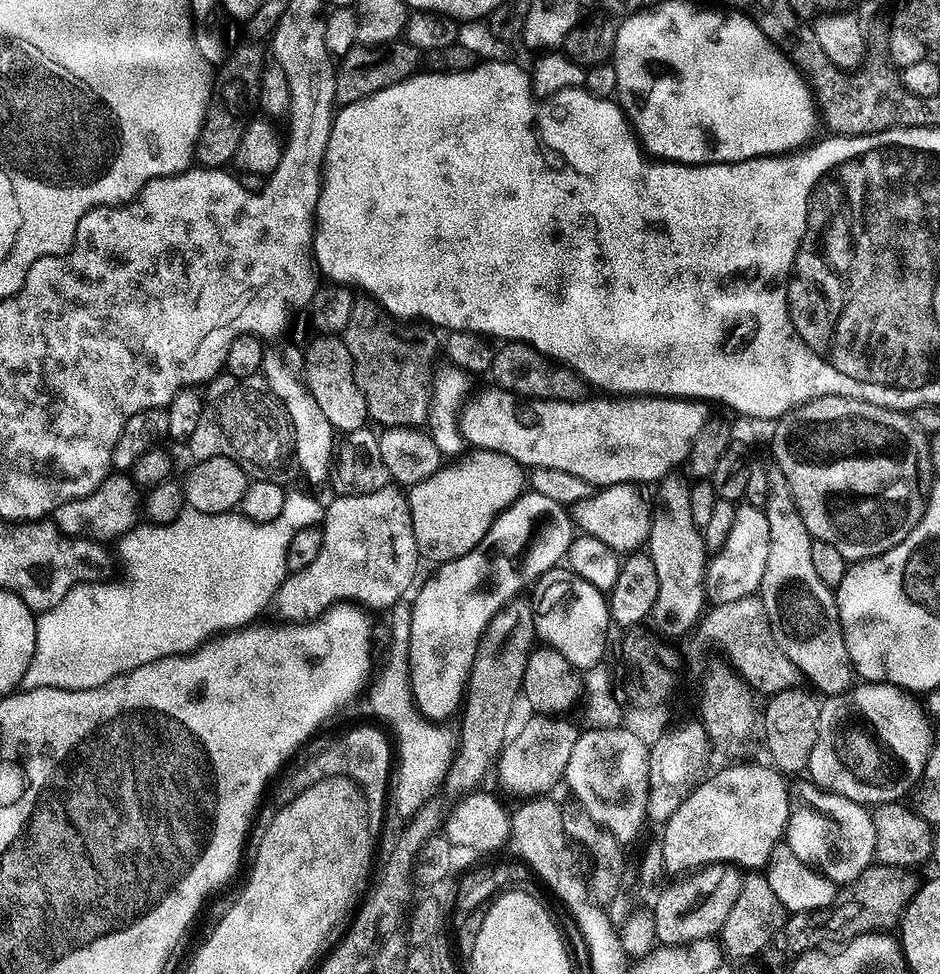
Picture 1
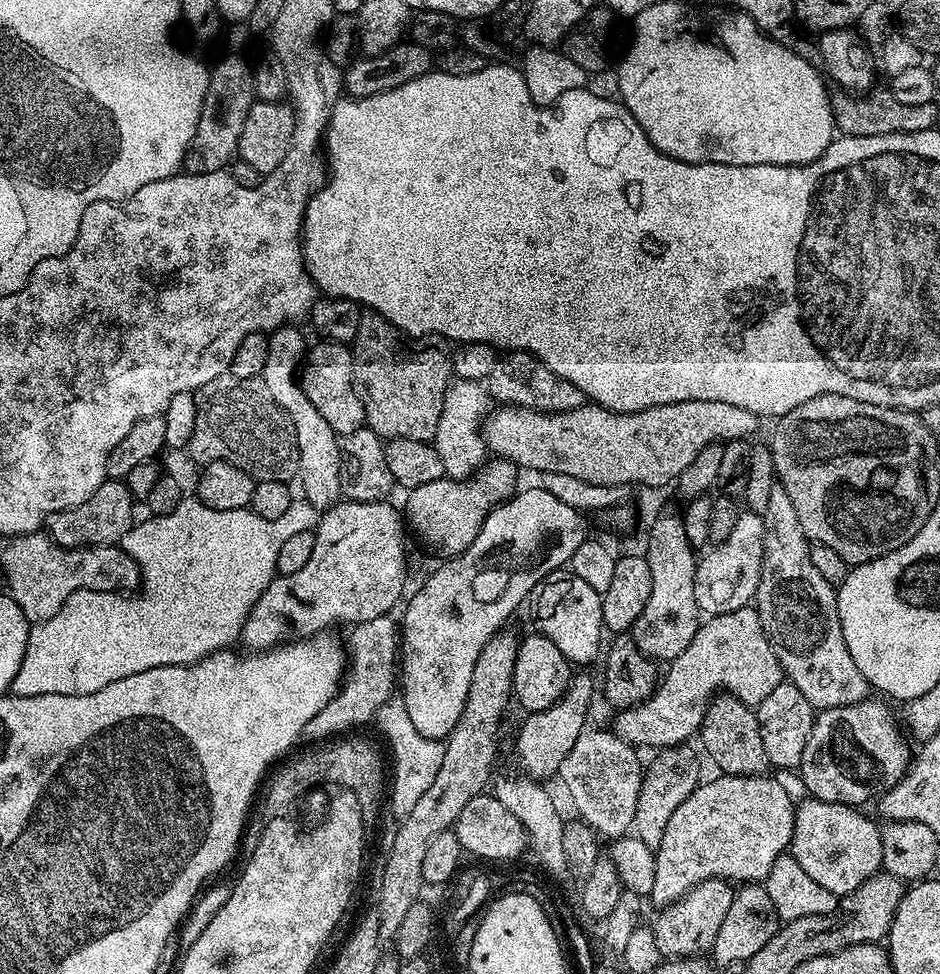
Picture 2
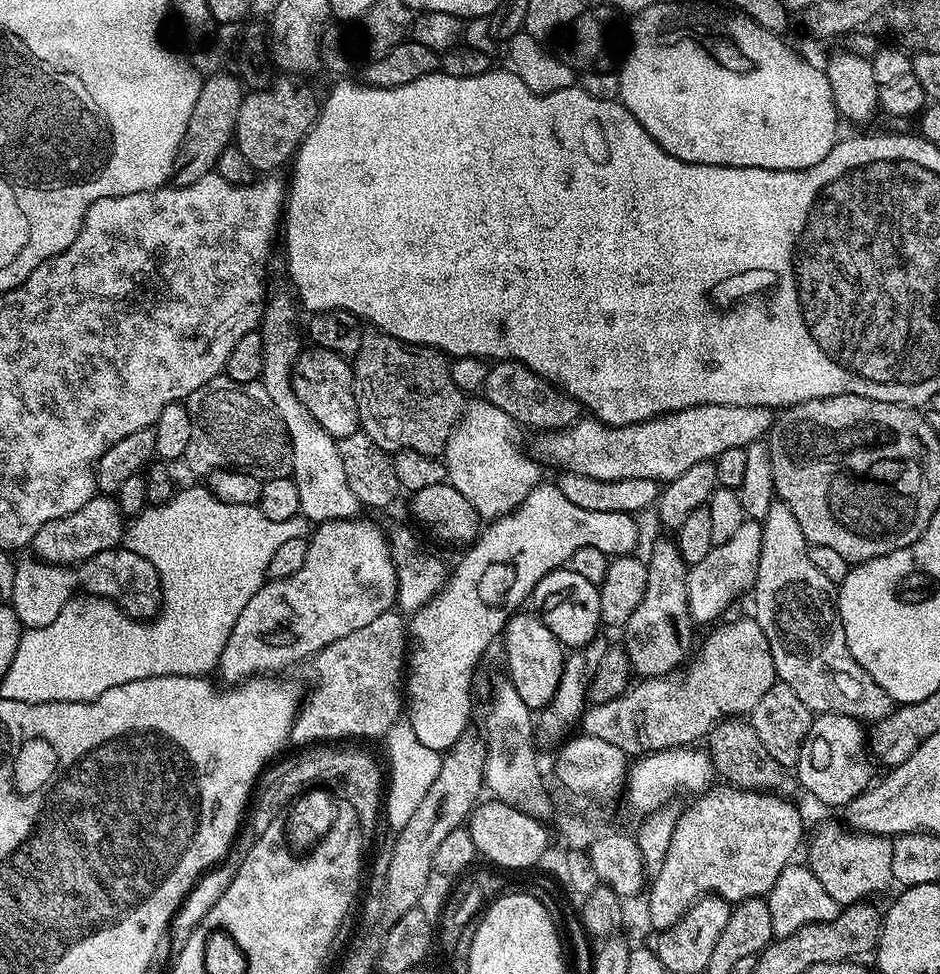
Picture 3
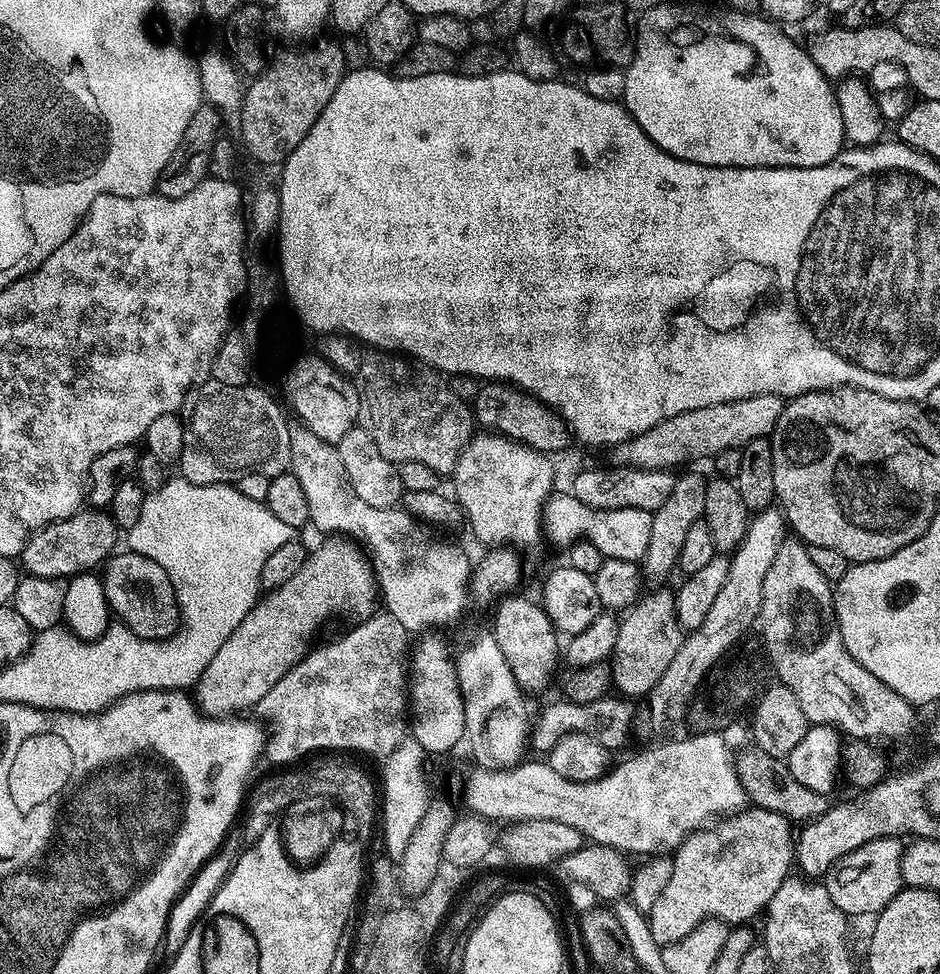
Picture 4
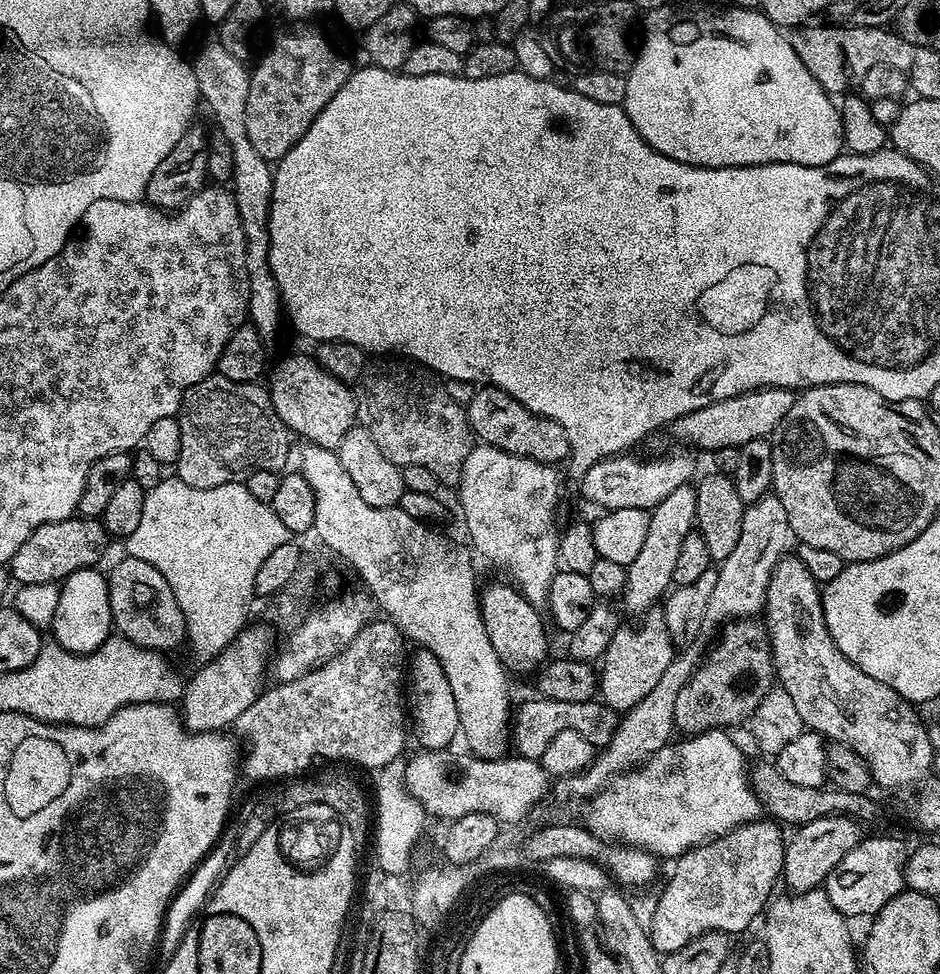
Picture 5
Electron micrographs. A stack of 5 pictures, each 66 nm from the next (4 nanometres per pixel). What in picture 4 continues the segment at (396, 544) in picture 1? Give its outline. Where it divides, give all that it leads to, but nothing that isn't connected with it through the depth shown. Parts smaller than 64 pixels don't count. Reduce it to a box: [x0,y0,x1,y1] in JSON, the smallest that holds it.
[194,538,378,717]

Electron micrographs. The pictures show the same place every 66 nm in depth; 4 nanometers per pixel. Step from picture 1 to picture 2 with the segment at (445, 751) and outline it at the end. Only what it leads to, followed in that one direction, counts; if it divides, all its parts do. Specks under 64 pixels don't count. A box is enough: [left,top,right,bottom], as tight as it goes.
[378,702,444,818]

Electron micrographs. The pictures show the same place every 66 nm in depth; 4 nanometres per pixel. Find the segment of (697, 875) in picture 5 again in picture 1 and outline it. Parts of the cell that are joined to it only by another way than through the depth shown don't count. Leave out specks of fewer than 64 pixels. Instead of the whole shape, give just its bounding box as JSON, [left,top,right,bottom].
[659,763,788,874]

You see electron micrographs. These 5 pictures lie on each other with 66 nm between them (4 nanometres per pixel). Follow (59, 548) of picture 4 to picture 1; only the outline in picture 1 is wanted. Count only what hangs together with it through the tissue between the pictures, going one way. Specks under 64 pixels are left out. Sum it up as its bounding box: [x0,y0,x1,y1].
[51,474,142,542]

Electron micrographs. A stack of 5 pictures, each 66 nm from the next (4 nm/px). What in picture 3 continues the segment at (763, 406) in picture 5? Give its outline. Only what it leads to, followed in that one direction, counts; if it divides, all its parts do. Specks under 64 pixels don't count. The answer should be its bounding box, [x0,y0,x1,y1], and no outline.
[534,404,774,482]

